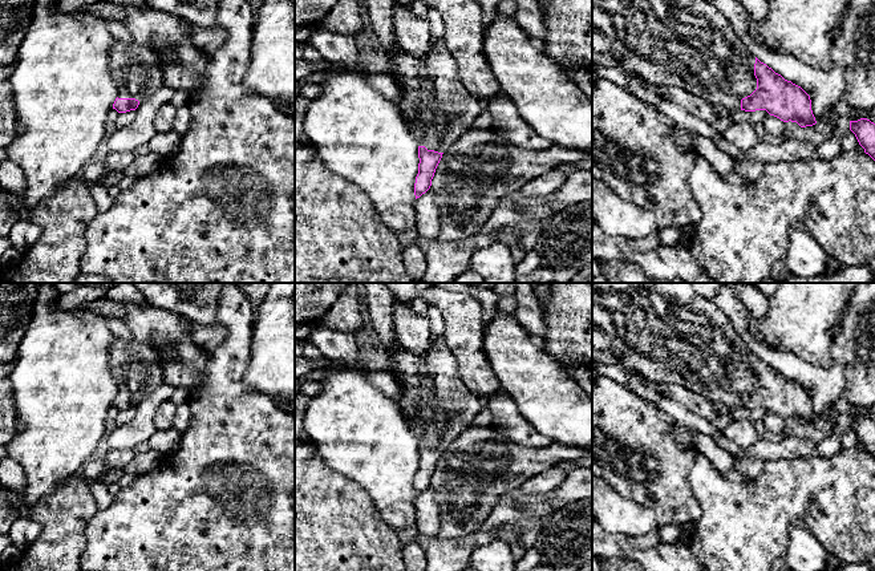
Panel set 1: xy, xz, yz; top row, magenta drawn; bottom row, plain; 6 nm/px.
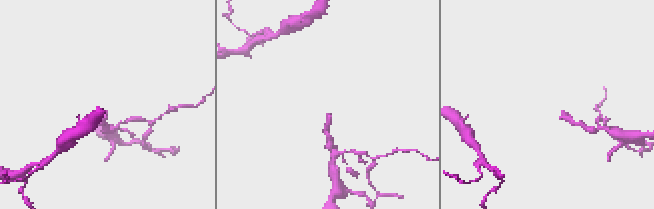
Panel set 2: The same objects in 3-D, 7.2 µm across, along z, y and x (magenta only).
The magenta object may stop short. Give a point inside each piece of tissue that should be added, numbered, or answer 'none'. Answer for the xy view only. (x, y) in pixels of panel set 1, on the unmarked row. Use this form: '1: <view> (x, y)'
1: xy (136, 365)

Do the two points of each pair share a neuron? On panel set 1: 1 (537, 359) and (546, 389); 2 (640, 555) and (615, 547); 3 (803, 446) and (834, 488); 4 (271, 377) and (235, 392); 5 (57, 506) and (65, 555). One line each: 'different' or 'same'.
1: same
2: same
3: different
4: different
5: same

